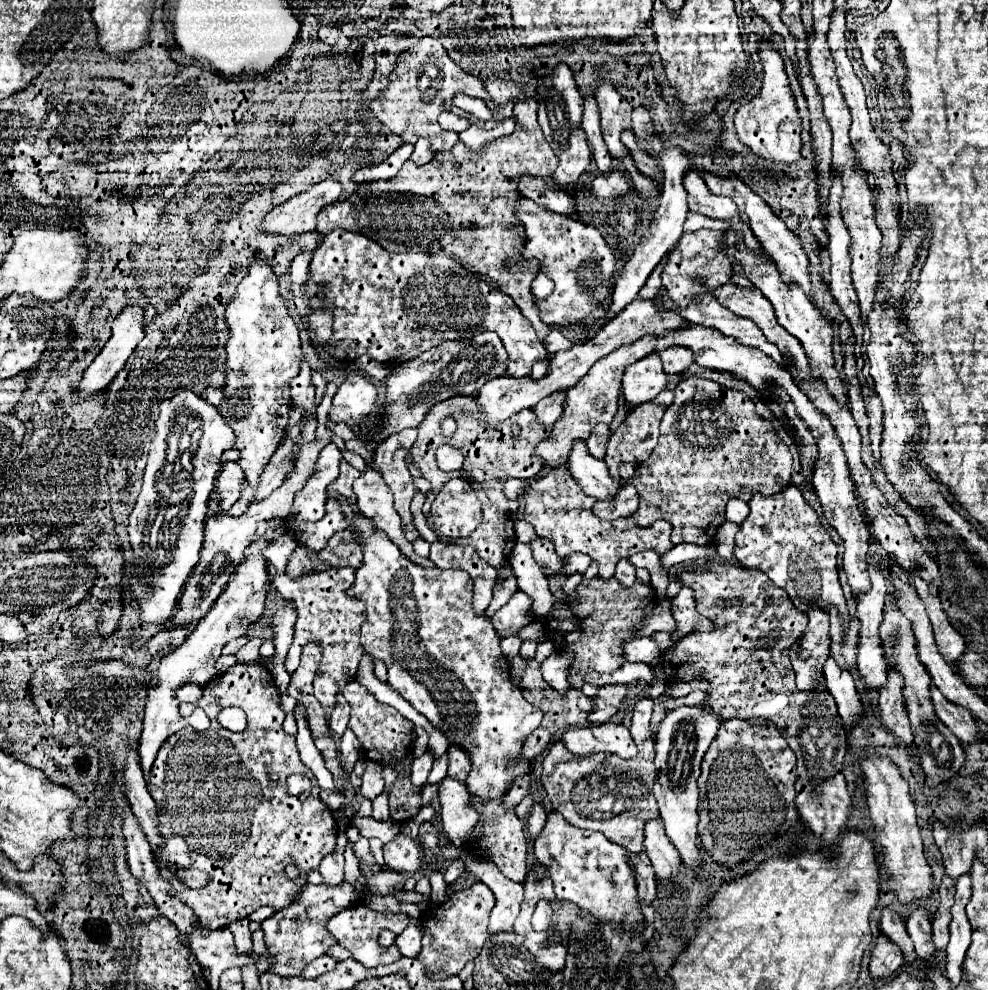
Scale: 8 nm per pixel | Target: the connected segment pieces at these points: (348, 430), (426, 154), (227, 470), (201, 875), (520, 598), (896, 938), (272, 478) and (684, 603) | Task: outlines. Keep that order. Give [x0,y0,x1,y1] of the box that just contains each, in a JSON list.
[[327,422,355,441],[410,138,434,166],[217,462,245,512],[167,866,211,888],[491,591,533,638],[881,910,917,966],[255,440,295,502],[671,588,713,642]]

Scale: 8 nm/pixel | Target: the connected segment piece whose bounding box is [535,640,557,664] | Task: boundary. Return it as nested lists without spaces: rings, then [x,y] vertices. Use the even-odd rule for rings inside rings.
[[[545,640],[545,642],[541,642],[539,646],[537,646],[537,654],[535,654],[535,660],[541,664],[547,656],[551,656],[551,652],[555,652],[557,650],[556,645],[551,640]]]

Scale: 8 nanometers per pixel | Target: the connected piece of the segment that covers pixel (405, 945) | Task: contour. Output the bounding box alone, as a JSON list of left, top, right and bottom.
[395,918,423,958]

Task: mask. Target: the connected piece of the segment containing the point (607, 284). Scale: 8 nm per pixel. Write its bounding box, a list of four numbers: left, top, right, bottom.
[515,196,615,326]

